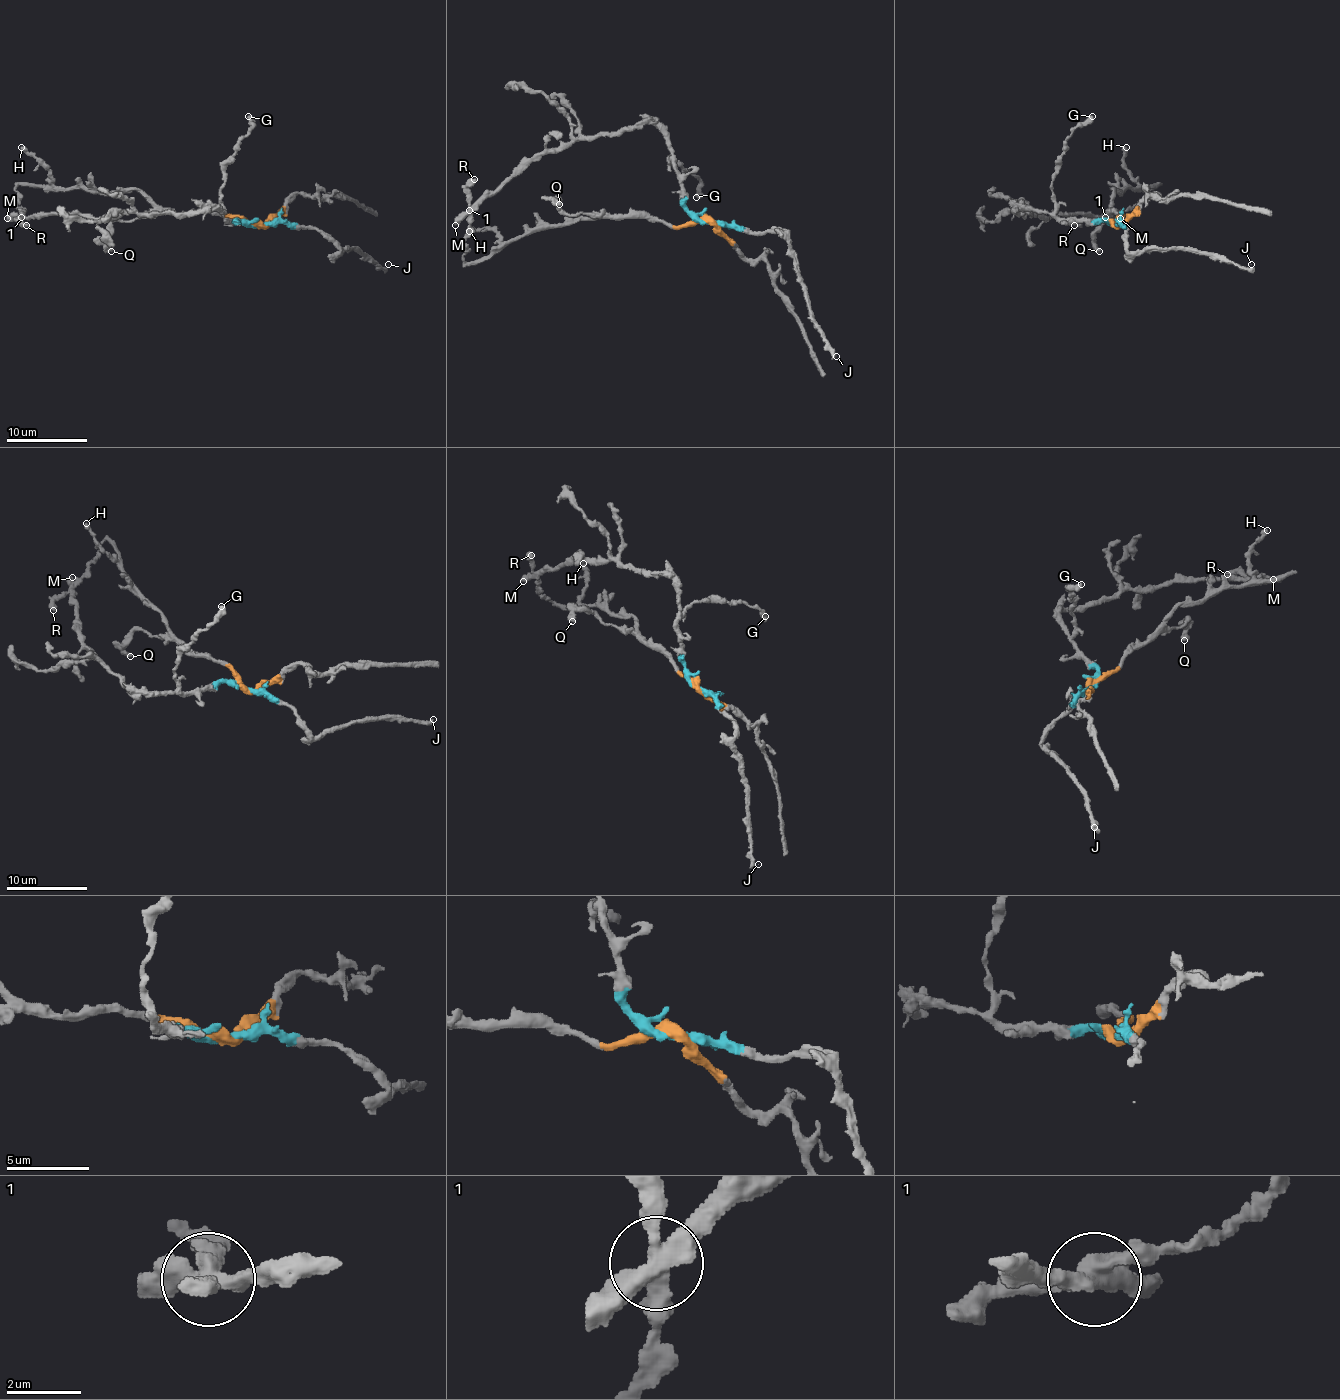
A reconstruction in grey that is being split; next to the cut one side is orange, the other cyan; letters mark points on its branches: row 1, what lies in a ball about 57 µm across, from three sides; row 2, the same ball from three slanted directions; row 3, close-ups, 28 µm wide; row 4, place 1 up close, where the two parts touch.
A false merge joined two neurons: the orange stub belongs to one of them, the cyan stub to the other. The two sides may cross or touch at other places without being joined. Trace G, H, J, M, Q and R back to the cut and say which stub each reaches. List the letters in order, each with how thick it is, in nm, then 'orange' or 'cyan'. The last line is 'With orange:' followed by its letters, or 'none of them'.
G: calibre 500 nm; cyan
H: calibre 440 nm; orange
J: calibre 280 nm; cyan
M: calibre 460 nm; cyan
Q: calibre 500 nm; orange
R: calibre 550 nm; orange
With orange: H, Q, R

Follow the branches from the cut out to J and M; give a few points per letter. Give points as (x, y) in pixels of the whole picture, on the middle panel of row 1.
J: (708, 221), (736, 223), (752, 232), (789, 234), (789, 254), (795, 260), (809, 319), (825, 347), (836, 355)
M: (708, 221), (700, 221), (687, 209), (669, 140), (647, 124), (572, 138), (533, 154), (454, 225)

